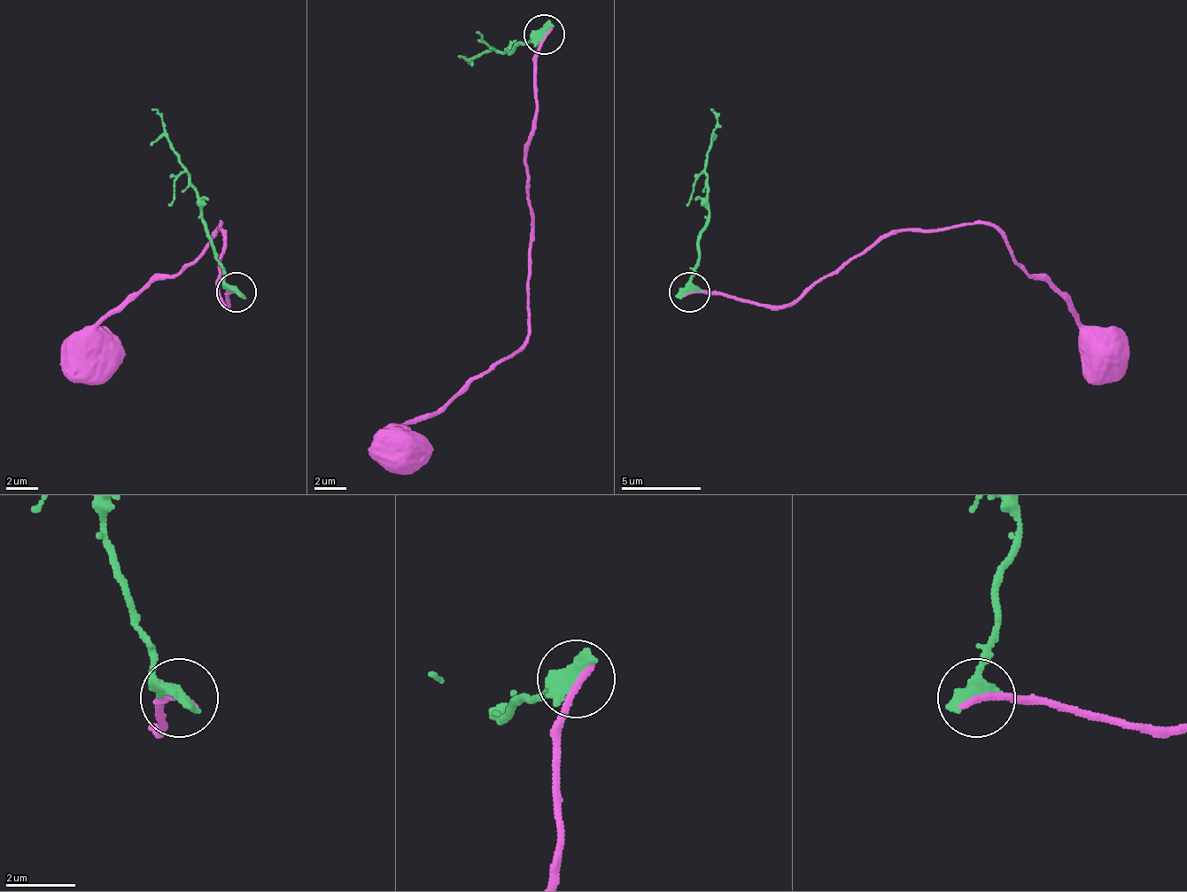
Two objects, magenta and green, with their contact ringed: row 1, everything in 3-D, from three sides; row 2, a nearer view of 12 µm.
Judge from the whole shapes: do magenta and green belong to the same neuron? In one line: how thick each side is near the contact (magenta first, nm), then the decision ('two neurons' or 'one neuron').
240 nm thick on the magenta side, 550 nm on the other; two neurons

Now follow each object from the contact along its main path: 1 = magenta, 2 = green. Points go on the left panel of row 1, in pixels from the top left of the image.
1: (237, 290), (225, 306), (217, 279), (221, 222), (189, 263), (157, 275), (96, 327), (101, 359)
2: (237, 290), (225, 279), (181, 154), (161, 119), (153, 110)

